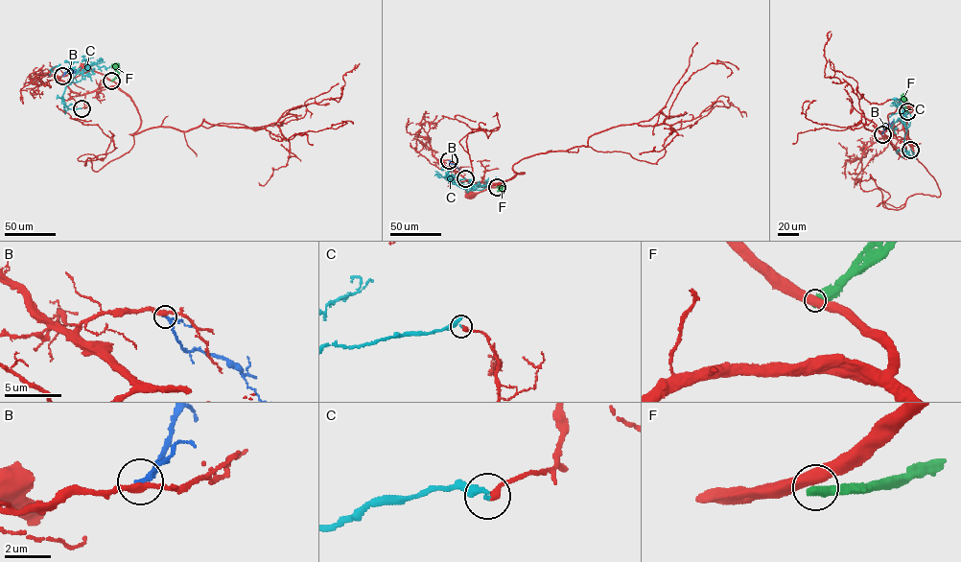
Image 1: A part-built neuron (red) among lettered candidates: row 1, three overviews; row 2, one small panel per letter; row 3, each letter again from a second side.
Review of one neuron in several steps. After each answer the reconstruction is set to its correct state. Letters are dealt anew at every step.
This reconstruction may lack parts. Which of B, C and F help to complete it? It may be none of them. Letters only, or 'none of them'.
none of them

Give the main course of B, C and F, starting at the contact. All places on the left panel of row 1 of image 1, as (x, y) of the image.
B: (62, 76), (65, 72), (74, 70)
C: (81, 108), (65, 110), (61, 100), (72, 74), (85, 71), (93, 63), (100, 67), (109, 66)
F: (111, 81), (117, 73), (111, 63)

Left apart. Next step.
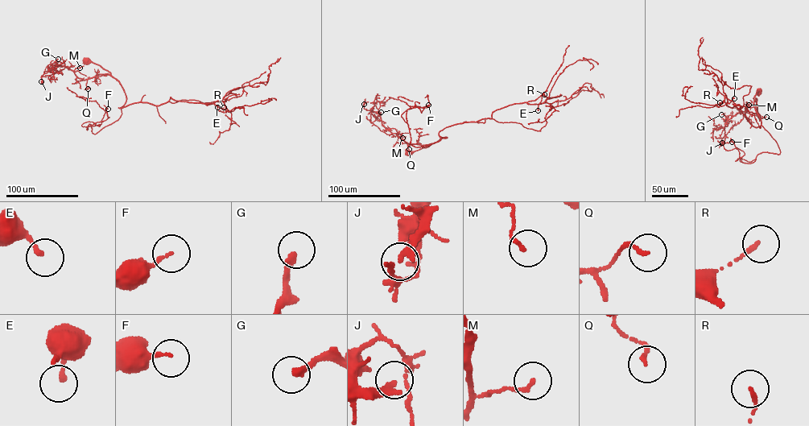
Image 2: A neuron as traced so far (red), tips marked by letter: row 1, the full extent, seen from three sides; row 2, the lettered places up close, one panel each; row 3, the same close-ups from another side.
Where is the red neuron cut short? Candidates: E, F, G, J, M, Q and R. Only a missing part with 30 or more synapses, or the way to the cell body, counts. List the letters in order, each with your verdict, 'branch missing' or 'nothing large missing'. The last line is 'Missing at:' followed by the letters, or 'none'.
E: nothing large missing
F: nothing large missing
G: nothing large missing
J: nothing large missing
M: nothing large missing
Q: nothing large missing
R: nothing large missing
Missing at: none

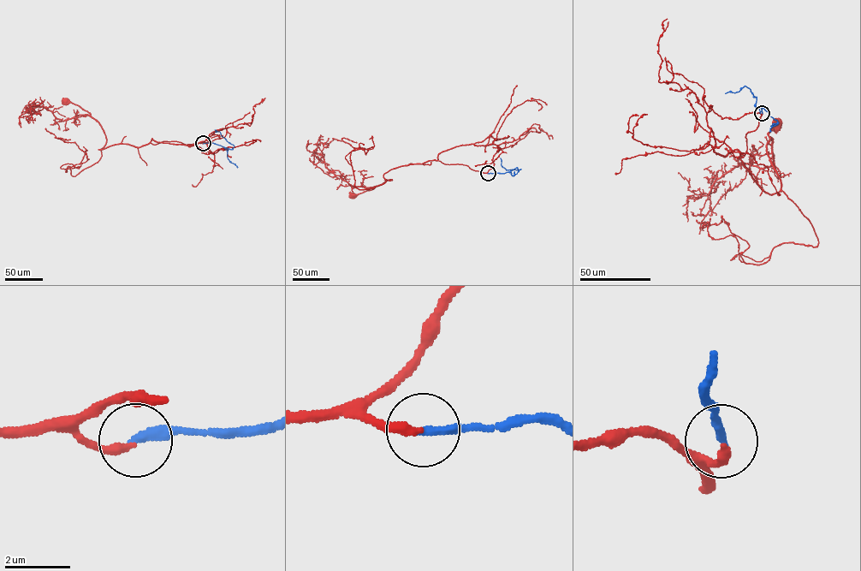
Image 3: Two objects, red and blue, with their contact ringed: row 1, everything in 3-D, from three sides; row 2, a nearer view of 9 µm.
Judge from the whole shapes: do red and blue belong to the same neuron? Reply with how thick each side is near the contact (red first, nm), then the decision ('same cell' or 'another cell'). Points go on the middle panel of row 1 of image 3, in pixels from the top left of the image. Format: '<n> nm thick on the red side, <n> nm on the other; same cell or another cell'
260 nm thick on the red side, 300 nm on the other; same cell

